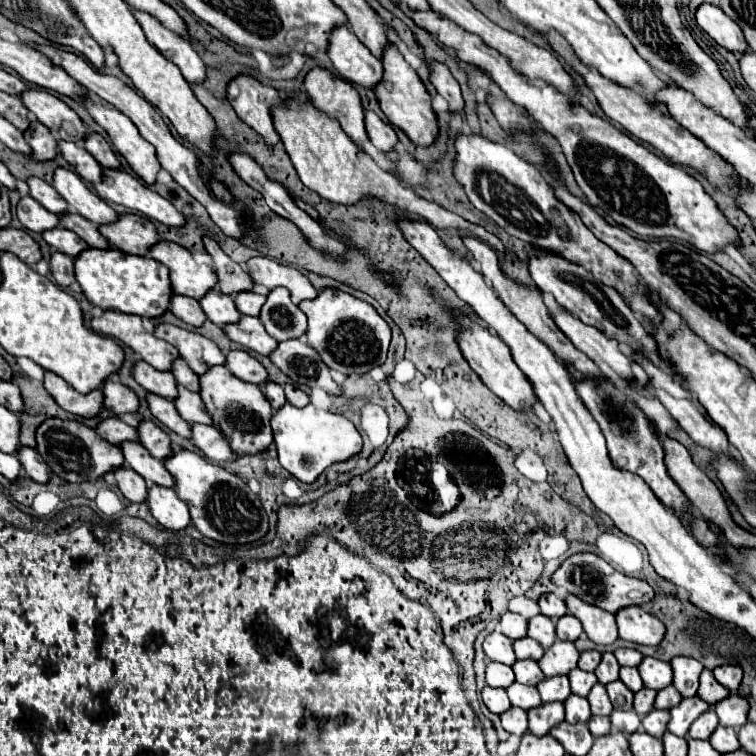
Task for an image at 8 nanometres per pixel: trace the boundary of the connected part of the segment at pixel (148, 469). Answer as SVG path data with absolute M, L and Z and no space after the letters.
M127 443L121 445L127 467L131 467L133 471L137 471L149 485L161 485L161 487L175 487L175 479L173 475L165 469L163 461L155 461L155 457L151 457L147 453L147 449L143 449L143 445L135 445L135 443Z

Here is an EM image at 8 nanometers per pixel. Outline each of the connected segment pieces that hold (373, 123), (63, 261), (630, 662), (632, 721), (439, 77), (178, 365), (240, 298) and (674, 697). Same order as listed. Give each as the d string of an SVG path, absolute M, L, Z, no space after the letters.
M365 111L365 129L367 129L367 137L369 141L383 153L391 151L397 143L397 135L391 129L389 123L381 121L377 113L373 111Z
M59 251L53 253L53 257L51 257L51 271L53 271L53 277L55 277L57 285L69 287L71 283L75 283L73 263L75 263L73 257L67 257L67 255L59 253Z
M617 649L615 657L617 657L619 665L623 665L623 667L637 667L643 659L643 655L635 649Z
M613 711L611 713L611 725L613 725L613 729L615 731L621 731L621 733L635 733L639 727L641 727L641 717L635 713L635 711L627 711L627 713L623 713L623 711Z
M437 61L431 63L429 65L429 81L437 89L437 93L447 99L451 111L461 111L463 109L463 97L461 97L459 83L455 81L455 77L451 75L447 65L437 63Z
M177 359L175 365L173 365L173 375L175 379L179 381L179 385L187 387L189 391L199 391L199 377L191 371L191 367L183 361L183 359Z
M251 291L251 293L239 293L235 295L235 305L243 315L251 315L251 317L259 317L261 307L263 307L265 297Z
M669 685L669 687L665 687L665 689L661 689L659 693L657 693L657 699L655 699L655 709L671 709L671 707L675 707L677 703L681 703L681 693L673 687L673 685Z

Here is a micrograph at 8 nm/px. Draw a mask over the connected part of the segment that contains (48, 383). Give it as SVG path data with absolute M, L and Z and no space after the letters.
M45 373L45 387L49 389L51 397L61 405L65 411L83 417L93 419L103 409L103 391L95 389L95 393L75 393L71 385L67 385L61 377L55 377L55 373Z

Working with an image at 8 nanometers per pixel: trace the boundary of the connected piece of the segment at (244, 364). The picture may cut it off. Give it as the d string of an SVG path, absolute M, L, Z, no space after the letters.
M231 351L227 355L227 363L225 365L241 381L255 383L255 385L263 385L263 383L269 381L267 369L257 359L253 359L247 351Z

